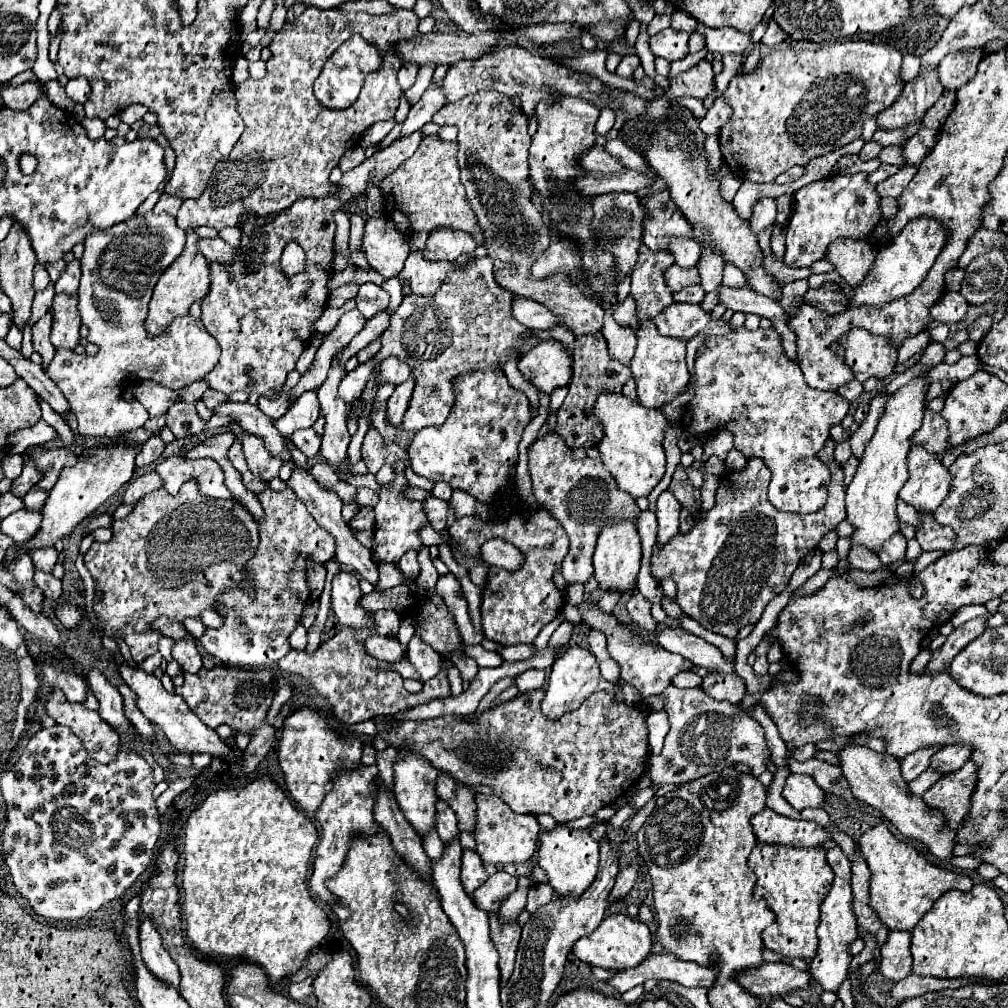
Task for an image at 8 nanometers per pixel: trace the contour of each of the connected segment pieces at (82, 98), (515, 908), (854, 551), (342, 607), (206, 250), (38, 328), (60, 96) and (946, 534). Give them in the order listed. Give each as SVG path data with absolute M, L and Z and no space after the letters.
M73 77L69 79L69 83L65 85L67 89L67 95L75 101L75 103L85 103L91 95L91 85L85 77Z
M520 877L518 879L517 891L509 895L507 899L503 899L503 913L499 913L499 919L515 921L521 915L521 911L526 906L529 887L531 887L531 883L529 883L528 878Z
M851 547L849 553L849 565L853 569L863 569L863 571L875 571L883 569L883 563L877 555L871 555L869 551L863 551L863 547Z
M339 571L333 577L333 589L331 589L331 605L335 611L335 617L341 625L349 625L355 629L371 627L371 619L367 617L367 611L357 605L359 597L363 595L359 589L359 579L353 573Z
M219 237L199 239L199 241L197 241L197 247L199 247L199 251L205 255L205 259L207 259L209 263L213 263L213 261L233 263L233 259L235 259L233 247L231 247L229 243L225 243L223 239L219 239Z
M47 311L33 327L33 349L37 353L43 355L43 367L47 367L47 363L53 359L55 355L55 347L51 347L51 341L49 341L49 331L51 331L51 323L53 323L53 313Z
M57 79L45 83L45 95L51 99L51 103L55 103L57 107L63 107L65 111L73 111L75 107L75 103L65 95L65 89Z
M923 513L923 527L917 531L917 541L923 551L937 551L943 549L945 553L955 551L957 535L951 527L939 525L931 513Z

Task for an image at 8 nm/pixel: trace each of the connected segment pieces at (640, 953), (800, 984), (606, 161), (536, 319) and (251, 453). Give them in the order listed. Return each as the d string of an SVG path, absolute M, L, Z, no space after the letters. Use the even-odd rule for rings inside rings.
M617 913L617 915L609 915L607 919L603 919L601 925L591 935L579 939L573 945L573 953L589 965L619 971L619 969L631 969L643 963L649 957L651 947L653 947L653 939L651 939L649 927L639 919Z
M763 963L759 969L741 973L739 983L755 995L787 995L791 991L807 989L811 975L787 963Z
M593 145L591 149L581 151L579 153L579 165L583 167L583 171L591 171L591 173L615 173L621 167L619 159L609 155L599 145Z
M513 299L513 313L519 323L531 329L541 329L547 331L555 325L559 325L559 317L551 313L547 307L541 303L535 303L531 299Z
M245 433L241 443L243 443L243 453L245 453L245 459L247 459L251 473L255 473L263 481L271 481L279 475L279 467L283 461L279 461L267 453L263 439L259 439L257 435Z

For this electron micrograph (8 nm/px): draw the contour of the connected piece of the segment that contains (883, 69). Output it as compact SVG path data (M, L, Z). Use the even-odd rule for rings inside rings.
M837 41L817 51L771 49L761 57L753 73L735 75L723 93L733 115L721 127L719 143L731 173L745 181L769 183L795 165L807 165L813 157L859 139L865 119L875 117L901 97L905 87L901 79L901 61L903 55L897 49L871 41Z

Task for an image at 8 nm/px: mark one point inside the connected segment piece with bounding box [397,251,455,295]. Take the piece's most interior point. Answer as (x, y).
(424, 277)

